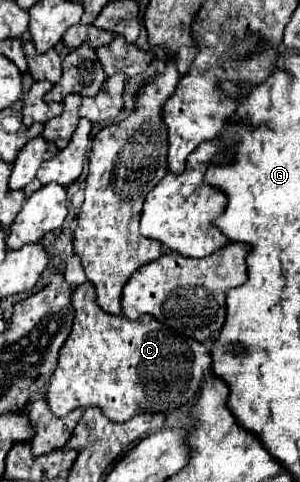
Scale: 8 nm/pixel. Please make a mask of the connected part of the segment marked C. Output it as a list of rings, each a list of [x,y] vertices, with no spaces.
[[[84,283],[74,289],[74,327],[62,345],[58,367],[50,377],[46,401],[54,415],[64,417],[74,409],[100,407],[116,423],[138,413],[170,413],[188,403],[210,367],[210,351],[196,339],[166,335],[154,317],[128,321],[124,315],[108,315],[96,305],[96,289]]]

